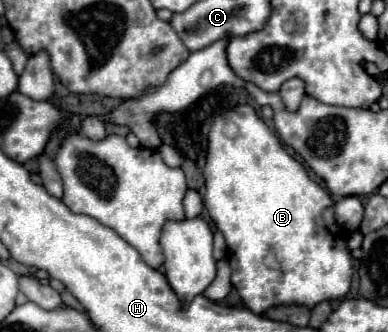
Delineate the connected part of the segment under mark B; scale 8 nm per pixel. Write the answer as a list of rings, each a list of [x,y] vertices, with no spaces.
[[[236,106],[214,120],[208,136],[204,178],[204,206],[214,226],[226,238],[228,262],[232,266],[232,286],[238,290],[246,308],[256,314],[280,304],[314,308],[320,302],[342,300],[348,294],[352,282],[352,254],[348,250],[348,234],[336,224],[330,194],[308,176],[306,168],[298,160],[284,150],[276,134],[272,134],[270,128],[256,116],[252,106]]]

